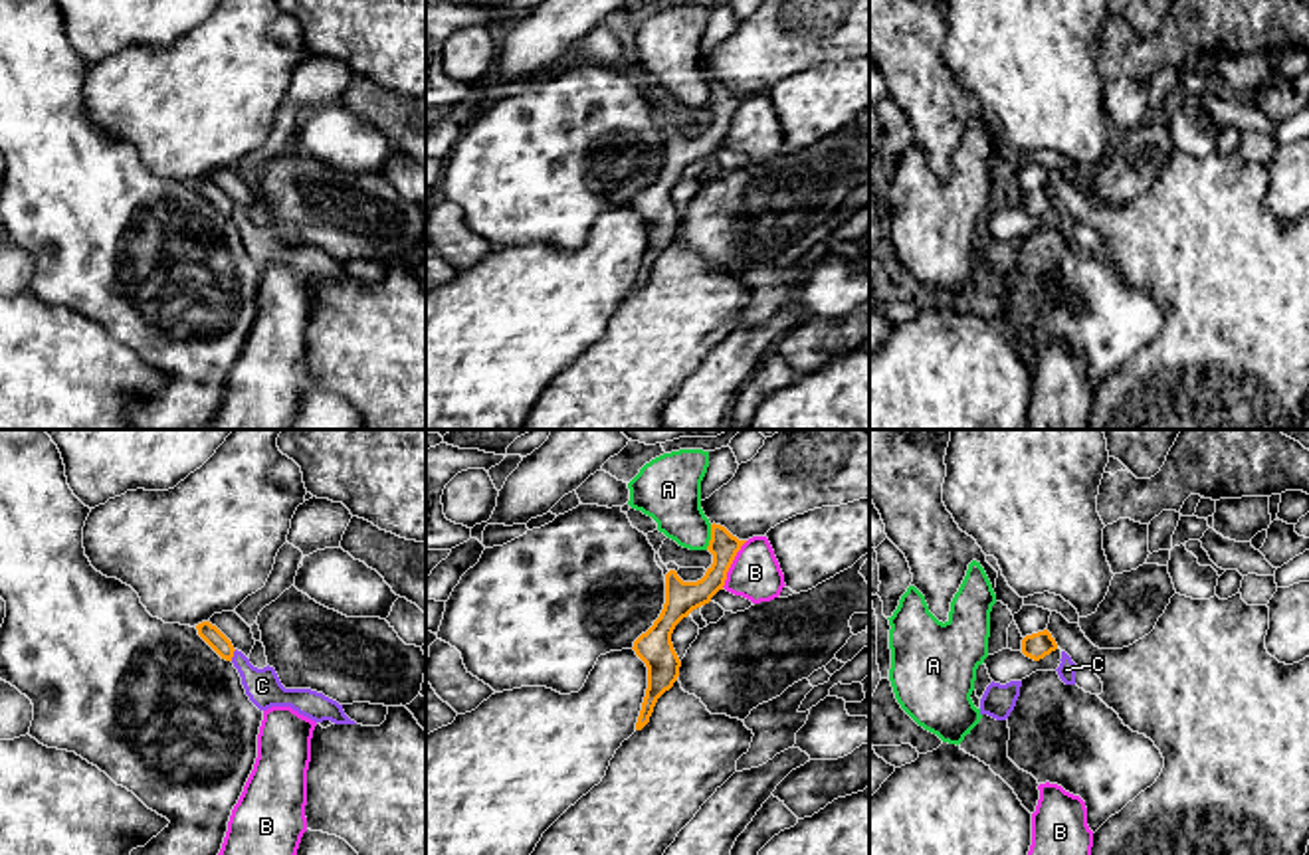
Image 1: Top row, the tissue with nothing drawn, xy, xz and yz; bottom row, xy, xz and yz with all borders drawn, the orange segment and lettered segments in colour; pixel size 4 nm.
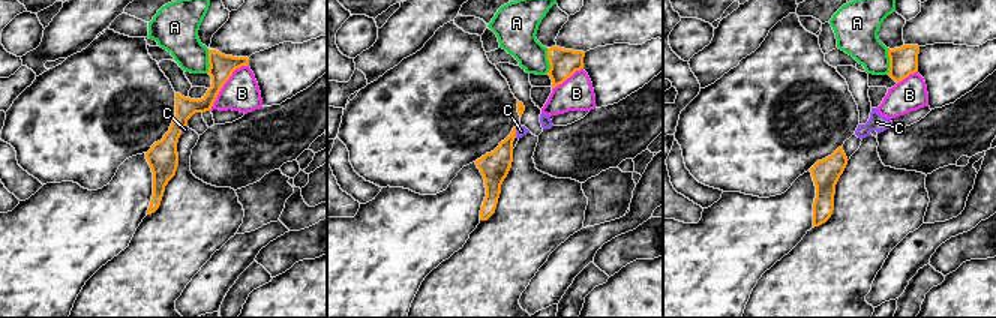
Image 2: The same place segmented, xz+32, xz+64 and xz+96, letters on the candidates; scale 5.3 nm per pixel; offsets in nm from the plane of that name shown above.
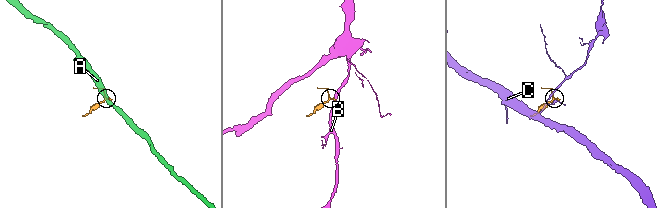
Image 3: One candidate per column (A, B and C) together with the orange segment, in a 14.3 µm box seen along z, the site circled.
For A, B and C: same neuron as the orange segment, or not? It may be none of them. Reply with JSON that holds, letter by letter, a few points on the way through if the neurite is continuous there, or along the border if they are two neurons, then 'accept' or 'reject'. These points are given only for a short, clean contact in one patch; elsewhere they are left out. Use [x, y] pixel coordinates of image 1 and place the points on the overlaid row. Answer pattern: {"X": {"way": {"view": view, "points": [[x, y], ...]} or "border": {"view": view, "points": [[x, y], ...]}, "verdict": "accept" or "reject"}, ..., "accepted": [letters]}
{"A": {"border": {"view": "xz", "points": [[711, 525], [705, 549]]}, "verdict": "reject"}, "B": {"border": {"view": "xz", "points": [[747, 541], [721, 586]]}, "verdict": "reject"}, "C": {"border": {"view": "xy", "points": [[236, 650], [230, 660]]}, "verdict": "reject"}, "accepted": []}

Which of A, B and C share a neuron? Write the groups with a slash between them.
A / B / C

